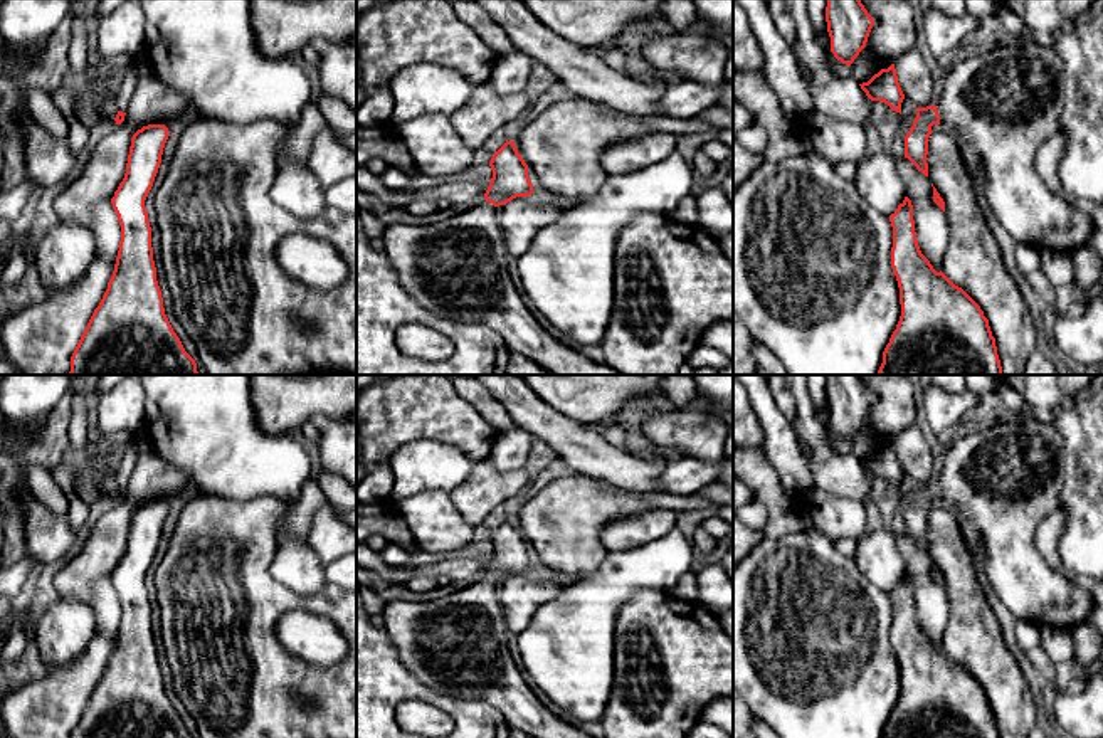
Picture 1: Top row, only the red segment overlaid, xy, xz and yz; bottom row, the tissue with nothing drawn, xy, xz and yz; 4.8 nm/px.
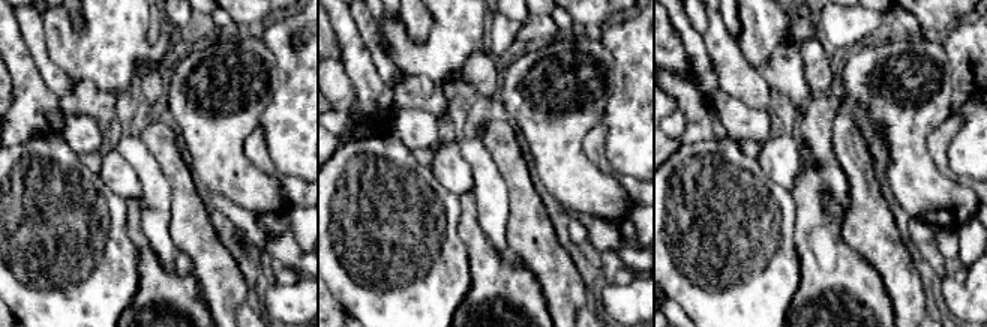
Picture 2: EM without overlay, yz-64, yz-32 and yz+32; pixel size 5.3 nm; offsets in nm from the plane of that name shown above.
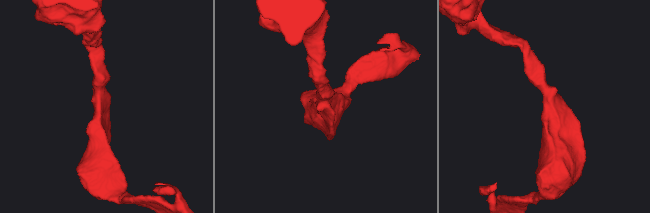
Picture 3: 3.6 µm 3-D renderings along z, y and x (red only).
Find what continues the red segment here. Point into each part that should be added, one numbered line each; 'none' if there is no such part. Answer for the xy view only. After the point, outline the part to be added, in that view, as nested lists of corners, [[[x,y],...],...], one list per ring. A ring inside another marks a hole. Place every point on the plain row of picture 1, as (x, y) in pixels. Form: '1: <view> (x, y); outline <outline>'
1: xy (105, 474); outline [[[106,456],[104,461],[94,469],[94,488],[96,496],[106,494],[113,503],[116,501],[116,461]]]

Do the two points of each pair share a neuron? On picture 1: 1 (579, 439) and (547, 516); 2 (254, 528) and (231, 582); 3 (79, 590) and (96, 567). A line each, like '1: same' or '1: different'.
1: different
2: same
3: same

